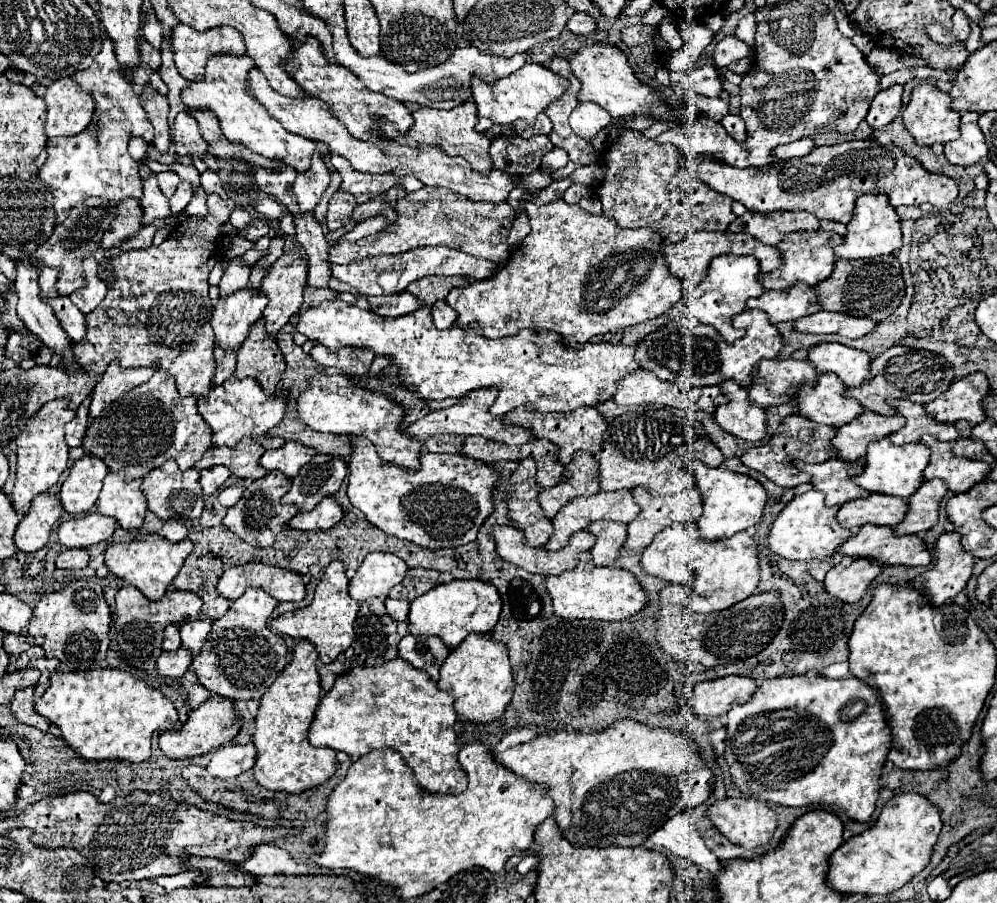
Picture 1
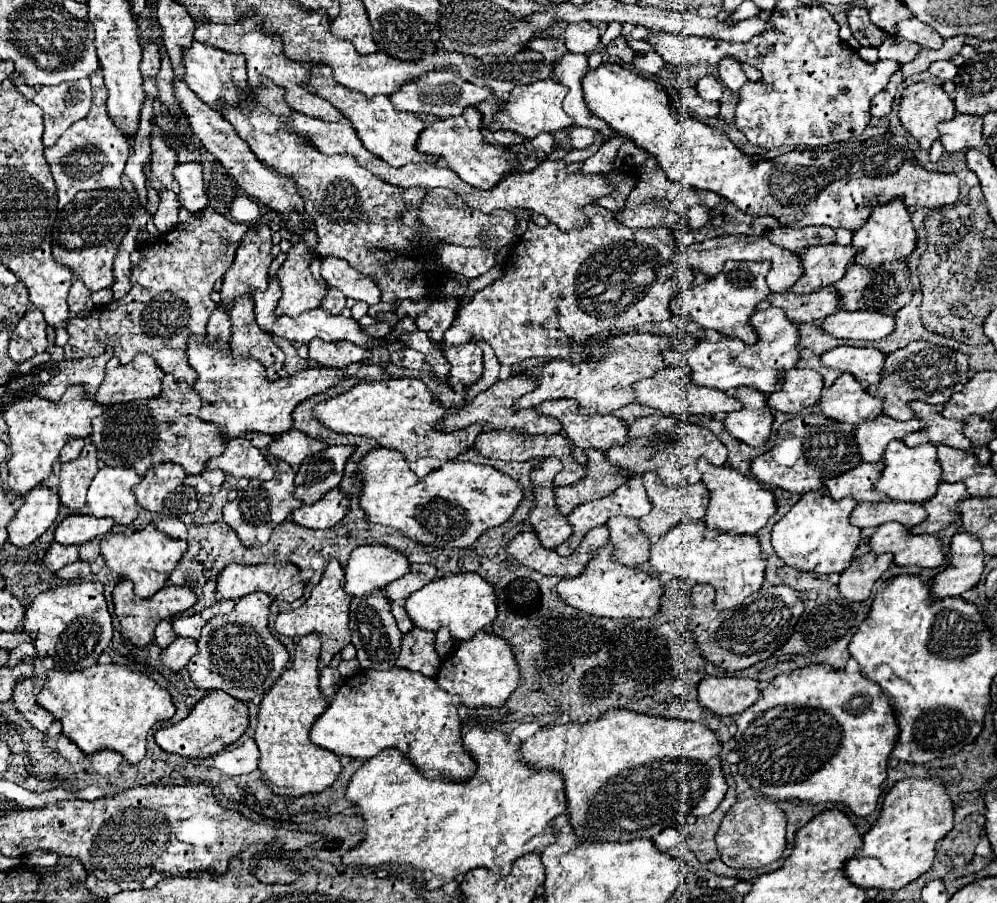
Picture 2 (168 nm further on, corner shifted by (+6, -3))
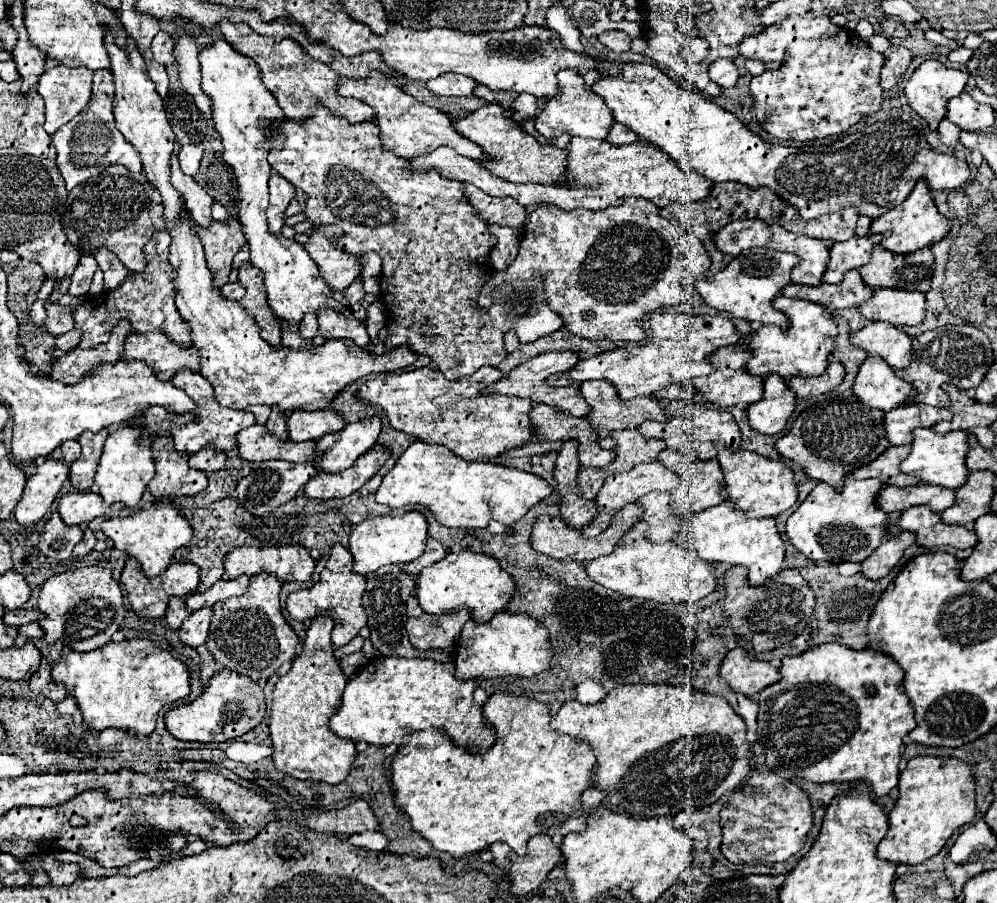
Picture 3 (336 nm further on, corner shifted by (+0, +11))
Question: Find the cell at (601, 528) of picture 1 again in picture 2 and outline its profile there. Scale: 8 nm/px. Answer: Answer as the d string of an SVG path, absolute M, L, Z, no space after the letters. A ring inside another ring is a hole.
M616 516L608 520L610 528L610 542L616 546L616 560L624 562L626 566L640 566L650 558L652 540L642 534L638 518Z

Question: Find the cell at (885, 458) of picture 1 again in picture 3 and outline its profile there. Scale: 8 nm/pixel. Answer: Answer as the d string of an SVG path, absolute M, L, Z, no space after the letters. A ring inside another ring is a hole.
M914 428L912 432L912 450L906 460L900 464L900 472L918 478L922 484L932 484L932 486L942 486L942 488L958 488L962 482L966 482L968 470L964 466L966 452L968 452L968 442L966 442L966 432L954 430L946 434L936 434L928 428Z

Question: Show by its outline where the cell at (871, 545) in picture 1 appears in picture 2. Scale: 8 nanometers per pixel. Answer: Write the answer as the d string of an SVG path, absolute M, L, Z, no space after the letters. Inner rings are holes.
M888 522L878 526L872 536L870 548L876 554L894 554L894 564L898 566L922 566L938 568L944 564L942 542L936 536L914 536L910 528L898 522Z

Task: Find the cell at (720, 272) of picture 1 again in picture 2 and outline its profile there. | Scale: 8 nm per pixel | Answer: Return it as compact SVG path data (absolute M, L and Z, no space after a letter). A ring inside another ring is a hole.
M726 262L724 270L718 276L682 292L682 306L704 330L712 328L726 336L740 338L746 344L756 344L758 334L756 330L752 330L750 316L754 314L756 304L760 304L770 294L770 288L766 284L768 270L770 262Z

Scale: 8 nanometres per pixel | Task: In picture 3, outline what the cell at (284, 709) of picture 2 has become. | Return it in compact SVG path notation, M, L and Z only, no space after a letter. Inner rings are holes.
M328 616L312 618L302 652L294 658L292 668L274 686L268 728L274 750L272 760L278 772L292 778L338 784L350 772L356 758L356 746L352 740L340 738L328 728L328 720L340 708L340 696L348 682L332 654L332 626L334 622Z

